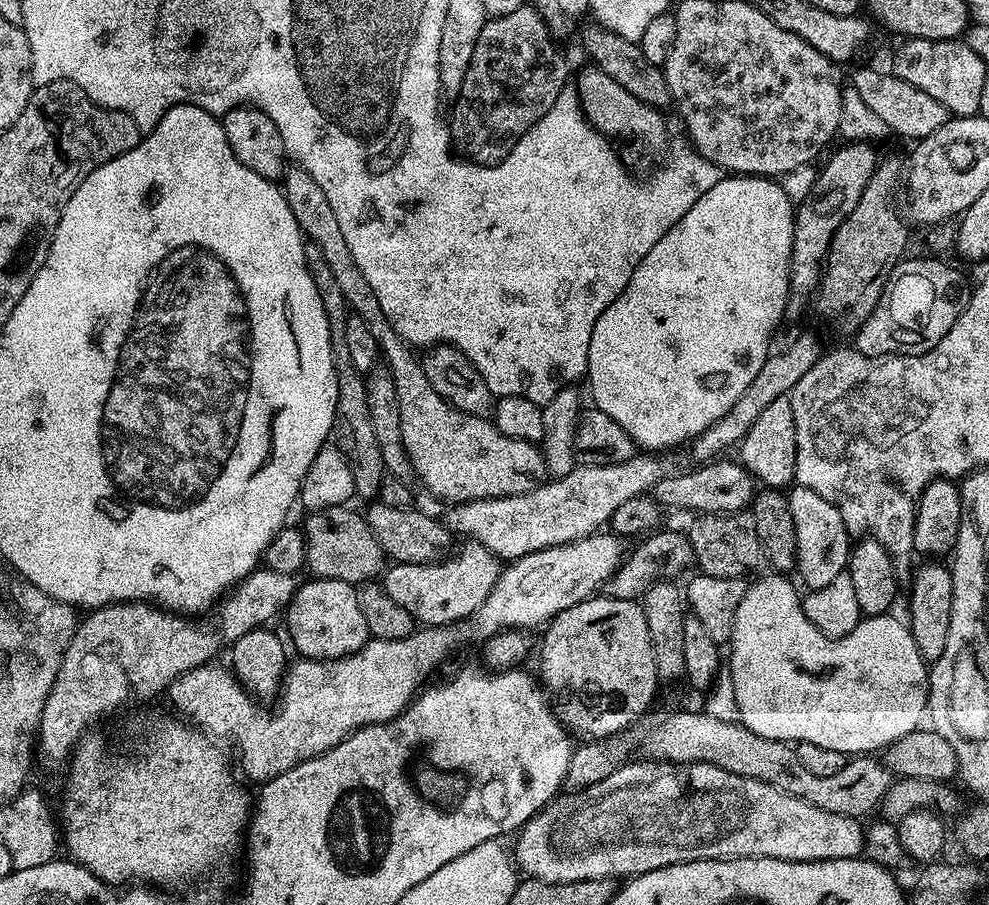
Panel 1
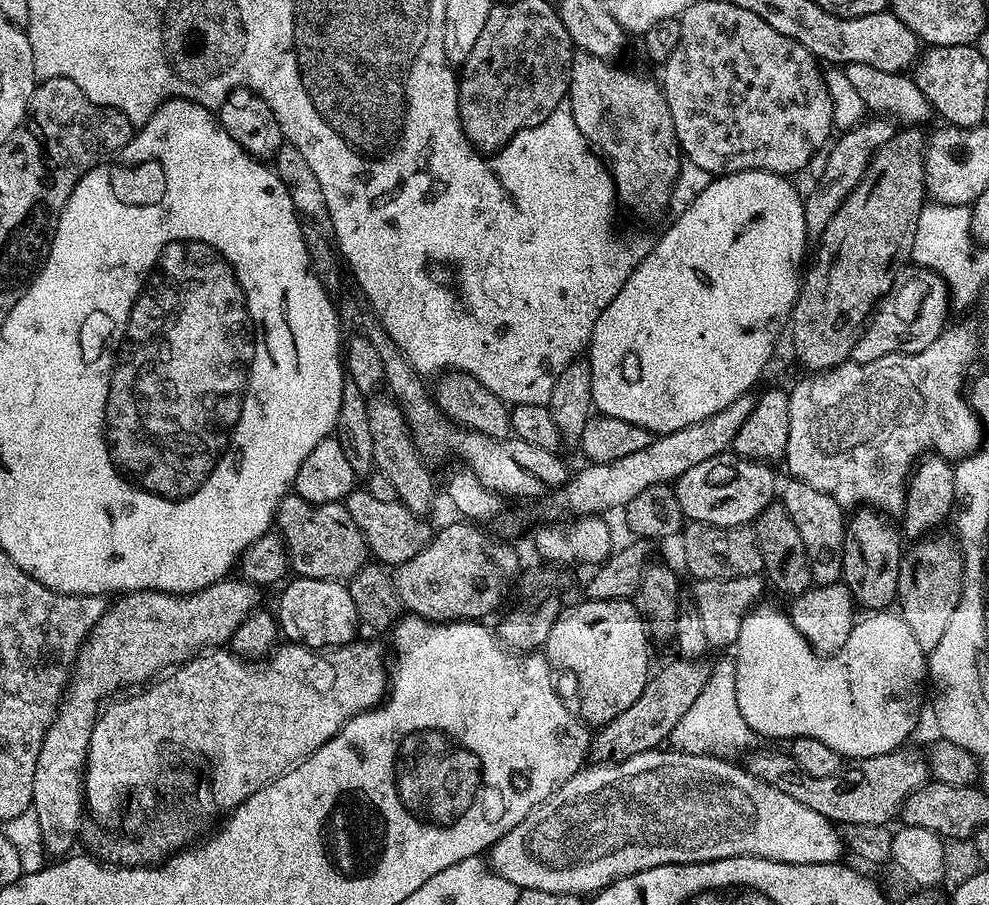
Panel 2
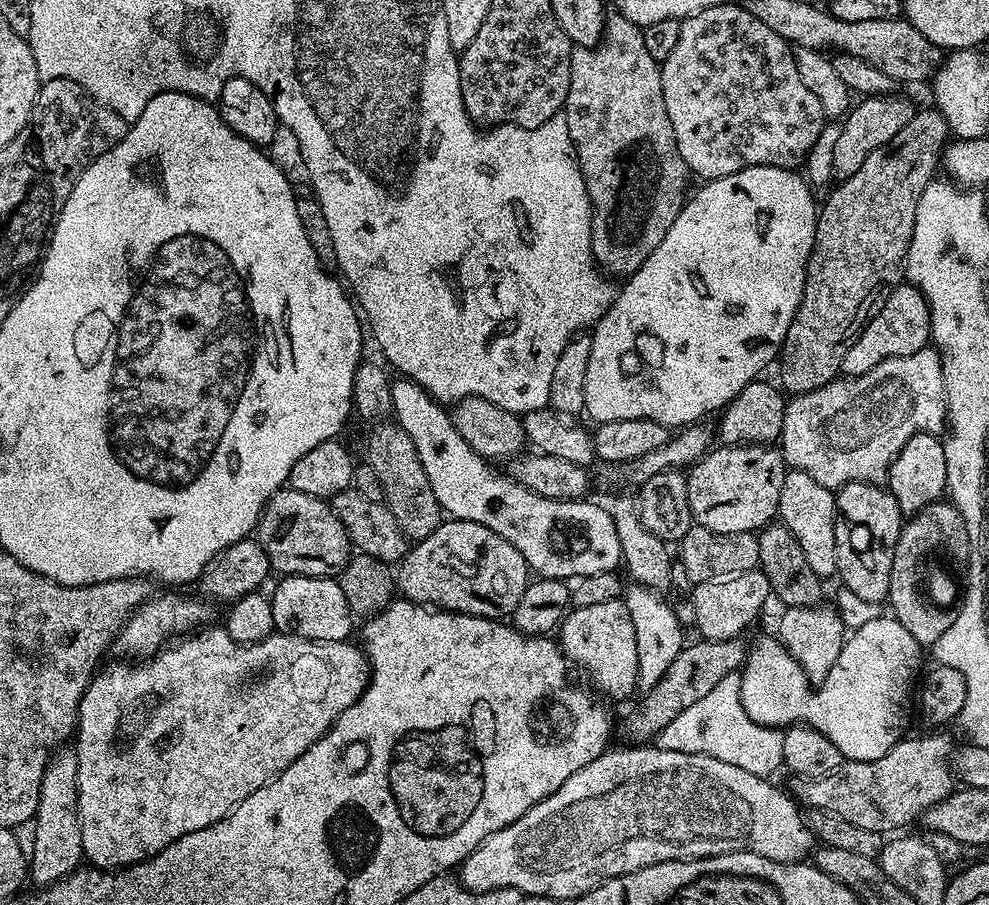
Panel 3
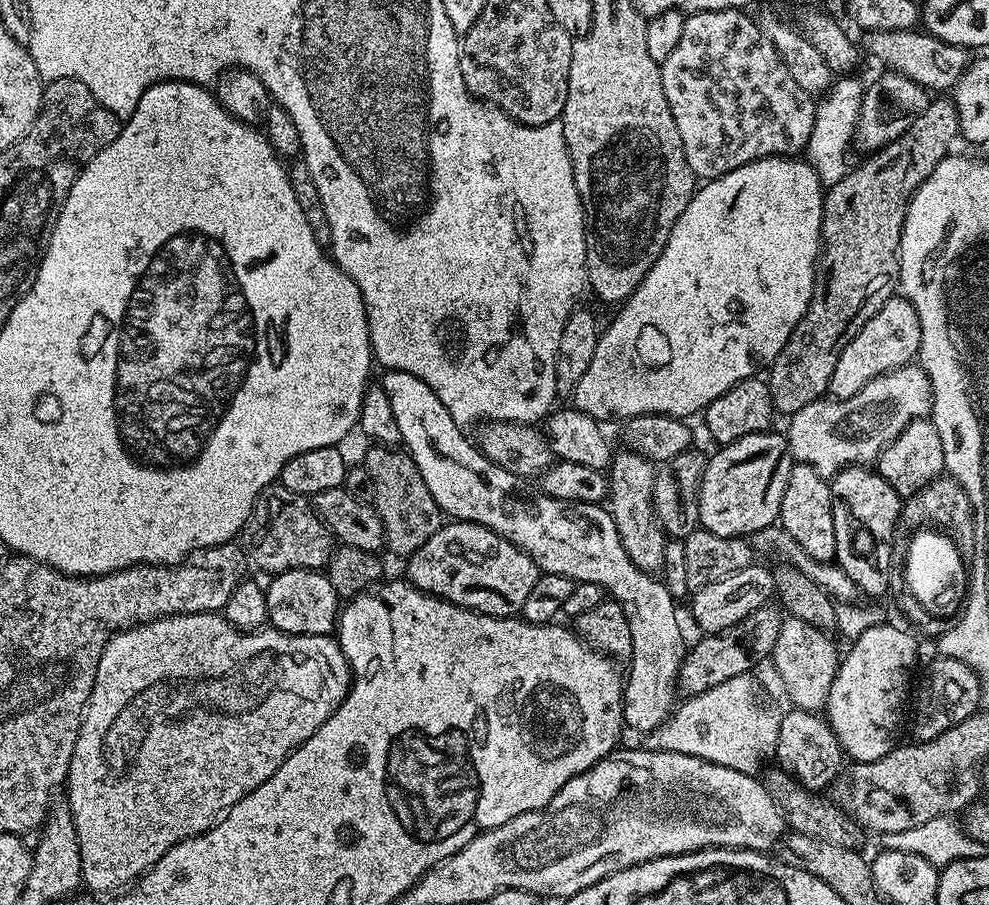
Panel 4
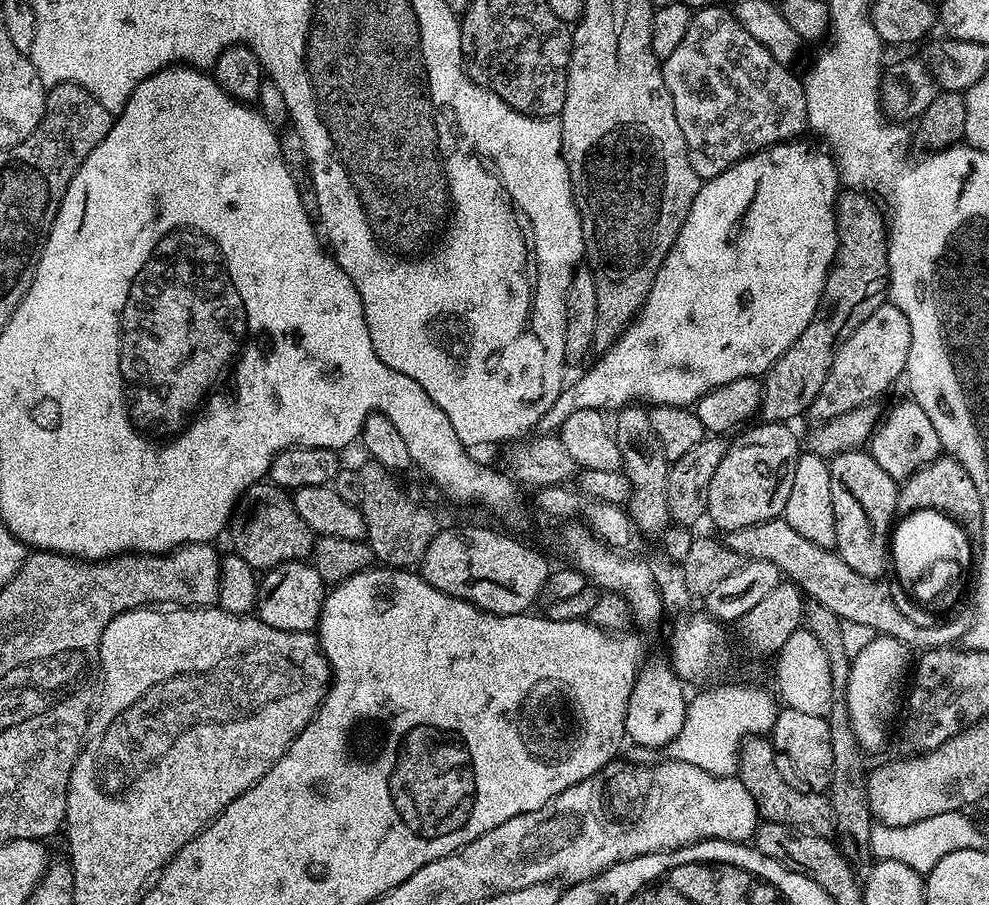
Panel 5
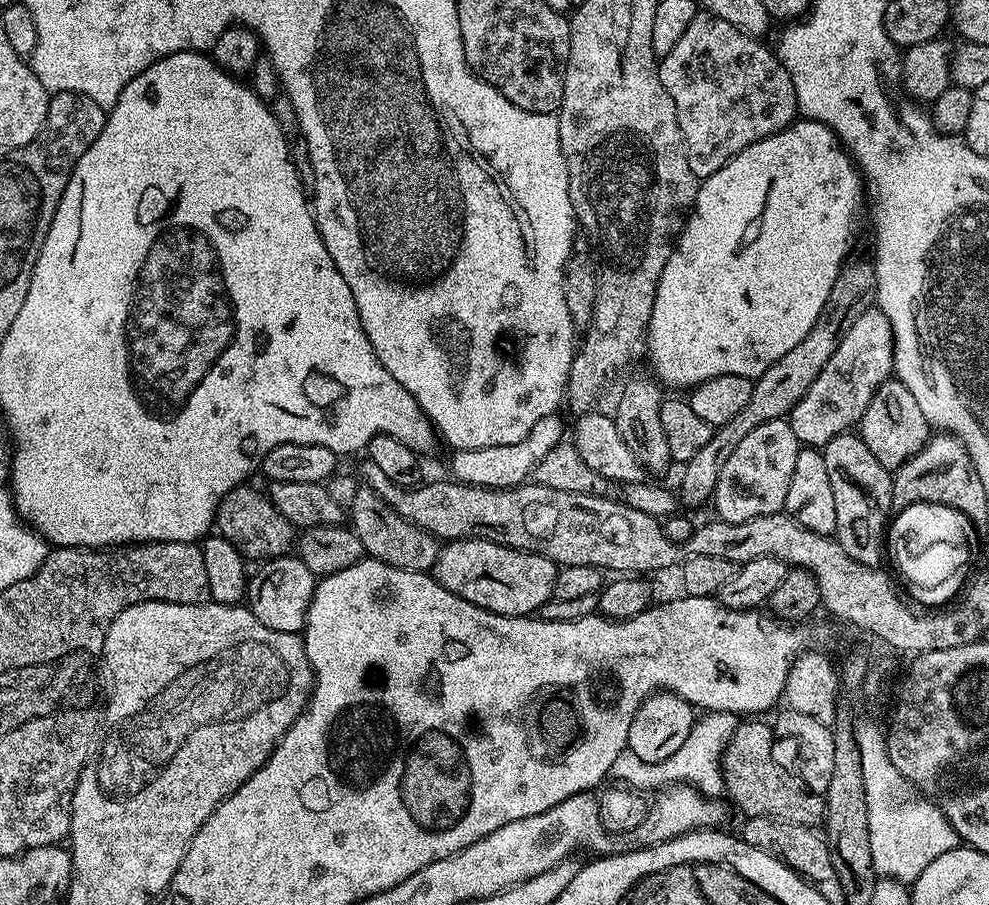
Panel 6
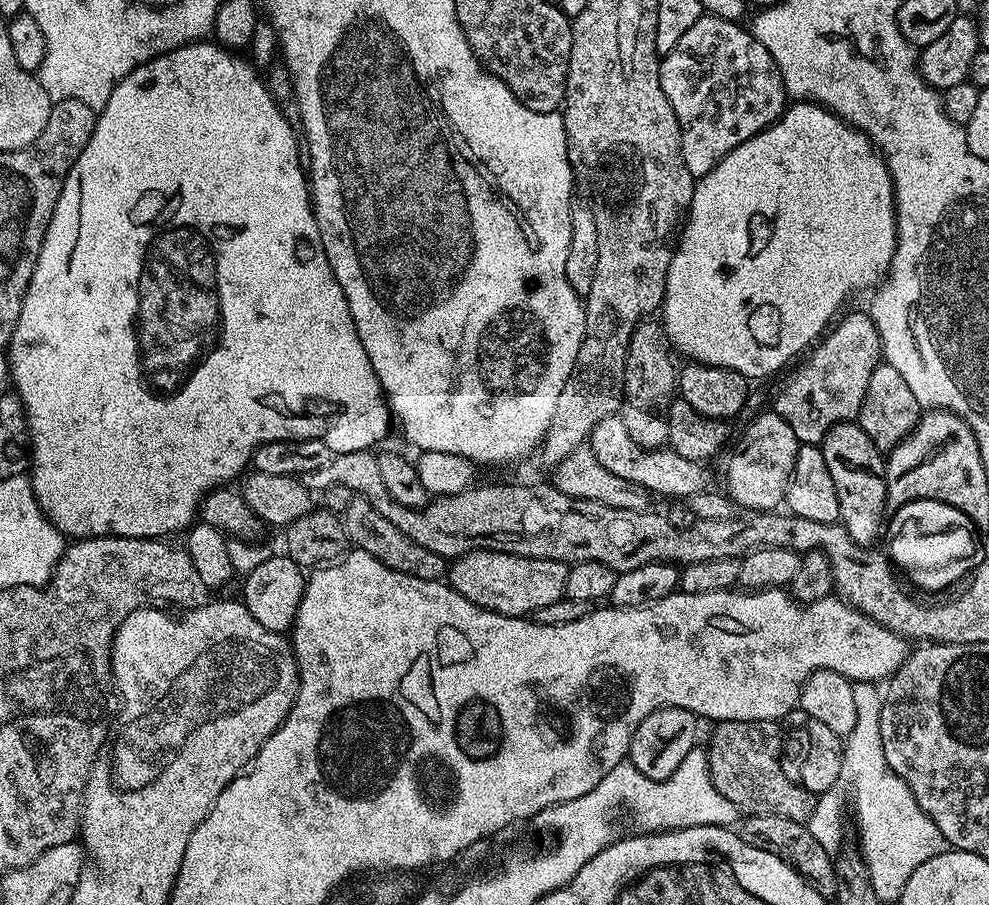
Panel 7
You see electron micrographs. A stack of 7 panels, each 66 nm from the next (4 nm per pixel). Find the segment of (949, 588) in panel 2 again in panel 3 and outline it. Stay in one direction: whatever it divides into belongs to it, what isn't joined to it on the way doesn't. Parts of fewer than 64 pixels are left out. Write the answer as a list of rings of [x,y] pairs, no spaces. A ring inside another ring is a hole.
[[[937,502],[926,506],[916,515],[907,517],[906,523],[901,527],[898,546],[894,550],[894,566],[890,566],[890,590],[888,591],[886,604],[889,609],[892,607],[890,612],[895,620],[902,622],[902,626],[906,626],[910,638],[917,640],[921,646],[930,646],[934,642],[938,642],[938,638],[942,638],[942,634],[946,634],[946,630],[950,630],[954,616],[949,609],[938,607],[922,587],[922,574],[920,578],[919,568],[920,559],[923,556],[930,555],[935,548],[941,548],[954,563],[964,566],[968,562],[969,546],[970,534],[966,534],[966,522],[951,502]]]

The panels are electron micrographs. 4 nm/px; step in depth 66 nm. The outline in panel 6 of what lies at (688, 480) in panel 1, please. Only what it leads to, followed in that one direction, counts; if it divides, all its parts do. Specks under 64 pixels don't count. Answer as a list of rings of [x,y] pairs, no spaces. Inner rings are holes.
[[[787,419],[762,422],[738,446],[722,474],[718,474],[716,488],[712,492],[711,507],[716,507],[715,515],[721,520],[746,522],[750,518],[762,518],[762,514],[784,511],[786,490],[790,490],[790,478],[794,474],[794,462],[802,445]]]

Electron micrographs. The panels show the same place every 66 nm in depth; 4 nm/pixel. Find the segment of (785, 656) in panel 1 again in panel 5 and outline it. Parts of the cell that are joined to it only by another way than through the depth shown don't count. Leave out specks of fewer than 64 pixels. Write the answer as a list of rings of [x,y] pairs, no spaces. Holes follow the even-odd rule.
[[[876,634],[860,654],[852,661],[849,674],[848,702],[850,722],[857,742],[865,753],[876,752],[888,740],[888,727],[896,716],[896,703],[901,703],[900,687],[905,687],[910,672],[910,649],[898,638]]]

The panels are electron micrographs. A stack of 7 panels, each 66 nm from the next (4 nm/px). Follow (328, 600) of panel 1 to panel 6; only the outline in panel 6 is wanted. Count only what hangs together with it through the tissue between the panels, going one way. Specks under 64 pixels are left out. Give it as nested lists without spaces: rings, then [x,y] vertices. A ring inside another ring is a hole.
[[[285,554],[273,556],[259,565],[255,573],[251,573],[246,593],[246,607],[252,611],[254,618],[262,622],[270,630],[279,632],[303,633],[306,614],[310,610],[312,595],[316,589],[318,578],[300,560],[299,555]]]

